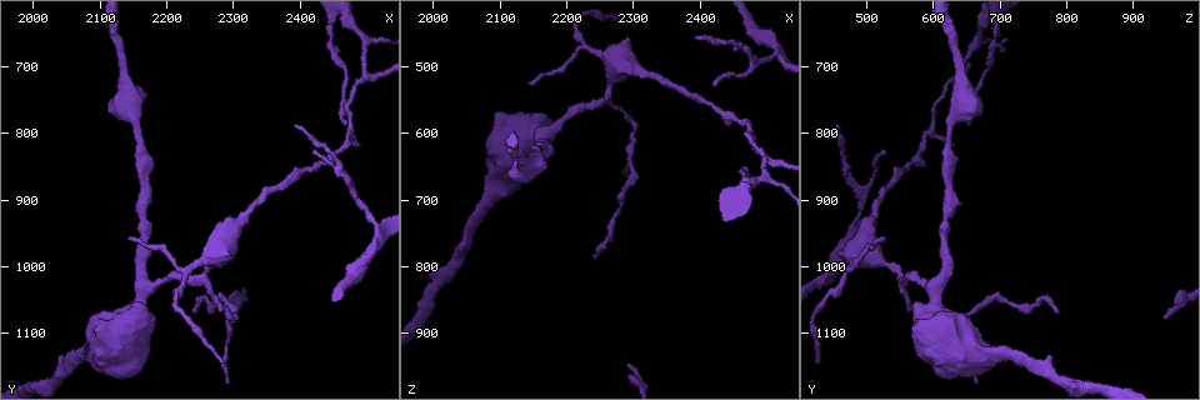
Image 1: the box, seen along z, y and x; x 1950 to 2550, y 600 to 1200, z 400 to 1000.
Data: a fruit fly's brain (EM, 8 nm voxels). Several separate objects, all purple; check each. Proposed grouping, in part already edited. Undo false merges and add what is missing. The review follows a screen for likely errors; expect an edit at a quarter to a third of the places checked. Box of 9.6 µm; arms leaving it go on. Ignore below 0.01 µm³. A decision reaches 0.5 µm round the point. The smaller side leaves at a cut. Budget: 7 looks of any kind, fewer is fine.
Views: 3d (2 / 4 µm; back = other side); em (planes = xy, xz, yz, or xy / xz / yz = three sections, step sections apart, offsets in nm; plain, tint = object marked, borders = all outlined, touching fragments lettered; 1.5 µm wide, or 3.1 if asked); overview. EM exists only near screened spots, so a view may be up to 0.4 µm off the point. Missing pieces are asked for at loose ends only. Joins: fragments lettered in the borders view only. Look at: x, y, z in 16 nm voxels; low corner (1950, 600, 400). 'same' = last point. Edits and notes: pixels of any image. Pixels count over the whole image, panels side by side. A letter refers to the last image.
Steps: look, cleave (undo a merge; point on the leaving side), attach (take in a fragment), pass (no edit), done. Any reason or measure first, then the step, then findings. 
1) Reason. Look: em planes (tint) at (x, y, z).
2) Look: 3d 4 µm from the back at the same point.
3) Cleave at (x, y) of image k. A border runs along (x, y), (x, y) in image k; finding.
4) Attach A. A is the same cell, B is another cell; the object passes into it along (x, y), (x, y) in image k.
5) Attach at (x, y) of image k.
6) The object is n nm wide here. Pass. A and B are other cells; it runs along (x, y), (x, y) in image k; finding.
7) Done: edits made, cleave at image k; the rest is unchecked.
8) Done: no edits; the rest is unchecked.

Look: 3d 2 µm at (2495, 710, 635).

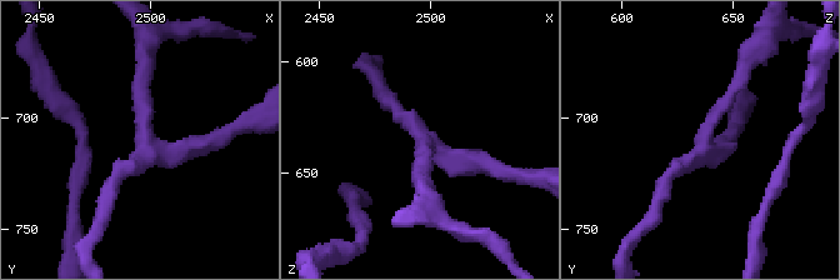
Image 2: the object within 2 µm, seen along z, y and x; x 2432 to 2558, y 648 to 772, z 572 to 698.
3 arms meet here. Look: em planes (borders) at (2496, 713, 635).

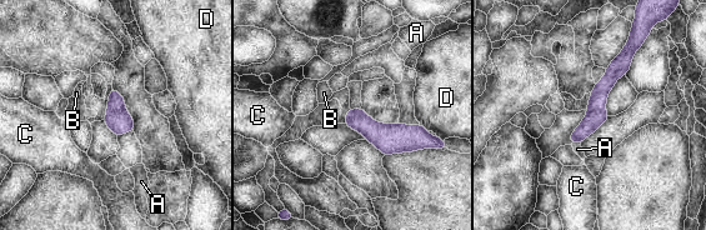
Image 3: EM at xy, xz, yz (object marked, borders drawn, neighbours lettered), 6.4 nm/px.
Cleave at (116, 103) of image 3. A, B, C and D are other cells; the part that leaves runs along (631, 50), (591, 108) in image 3; two neurons meet here.

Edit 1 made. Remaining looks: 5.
Look: overview.

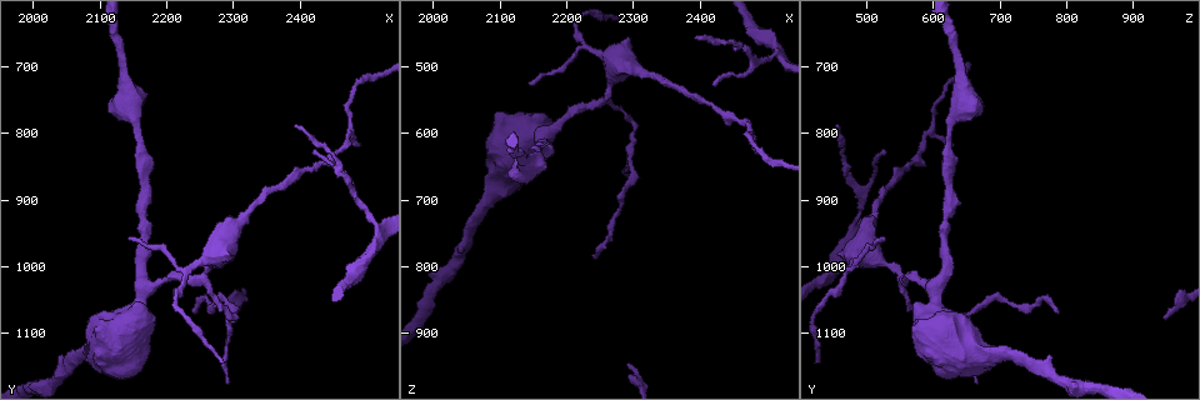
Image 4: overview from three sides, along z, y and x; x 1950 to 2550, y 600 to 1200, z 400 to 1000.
Thin arm on a thick one. Look: em planes (tint) at (2225, 1015, 470).

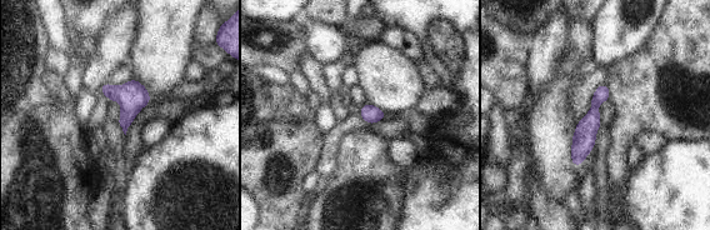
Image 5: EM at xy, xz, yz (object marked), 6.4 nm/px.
Look: em planes (borders) at the same point.

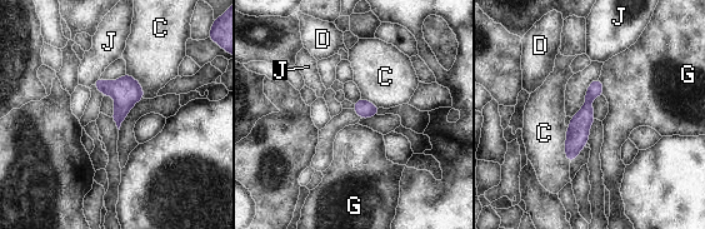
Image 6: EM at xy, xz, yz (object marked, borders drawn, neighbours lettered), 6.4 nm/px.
The object is 120 nm wide here. Pass. C, D, G and J are other cells; a border runs along (599, 78), (603, 85), (603, 94) in image 6; all the same neuron.

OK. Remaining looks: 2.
Done: edits made, cleave at image 3; the rest is unchecked.

